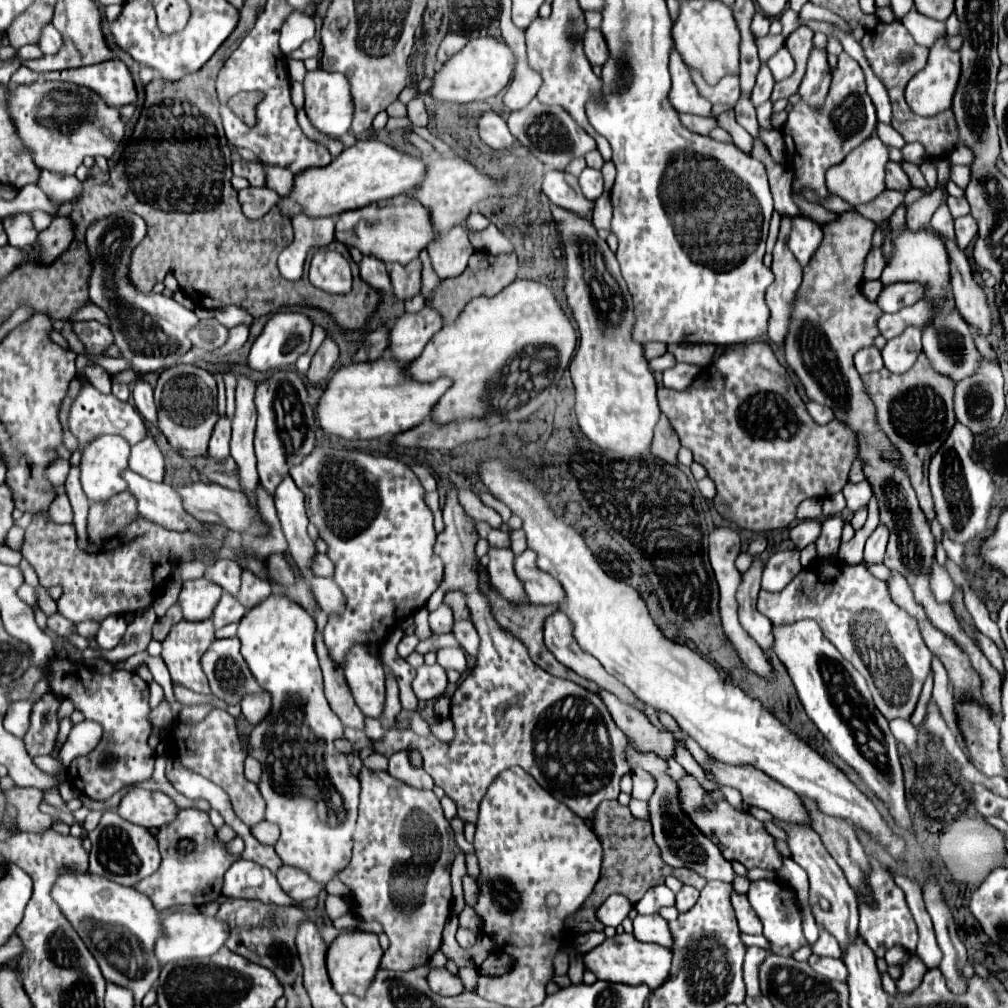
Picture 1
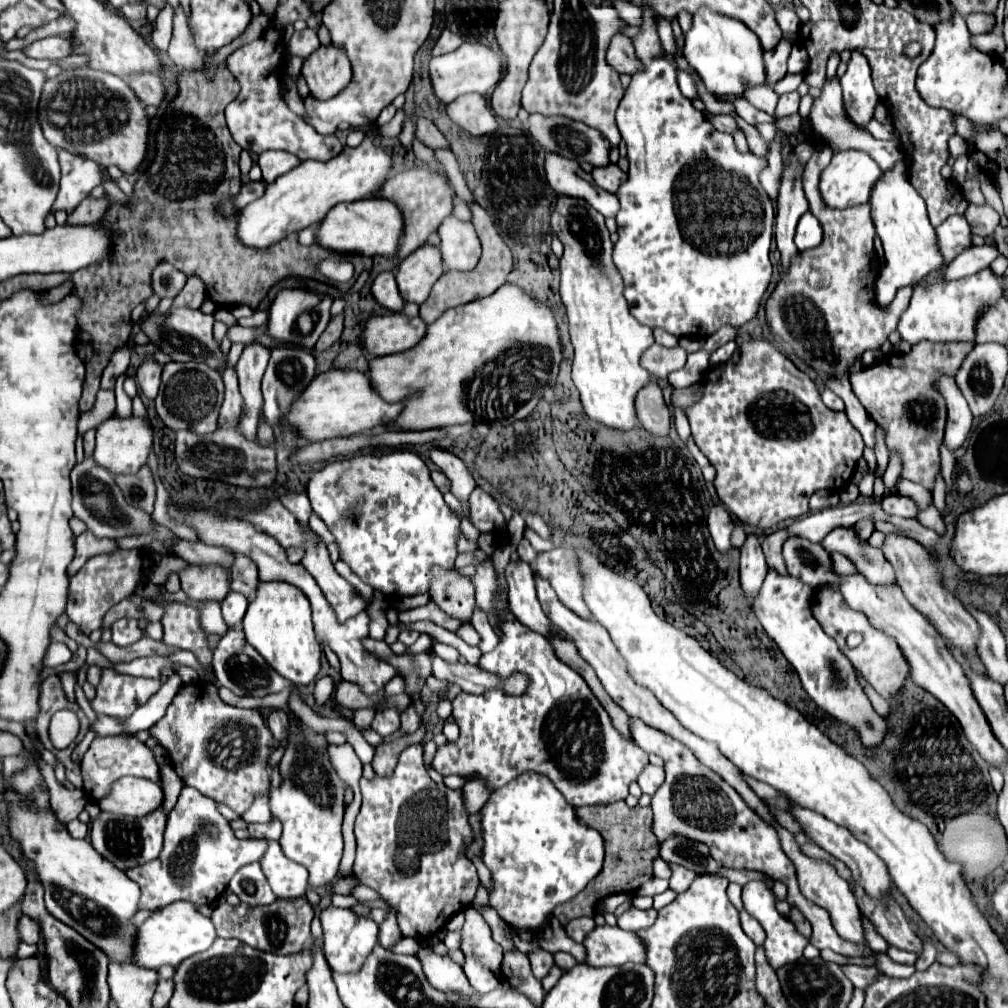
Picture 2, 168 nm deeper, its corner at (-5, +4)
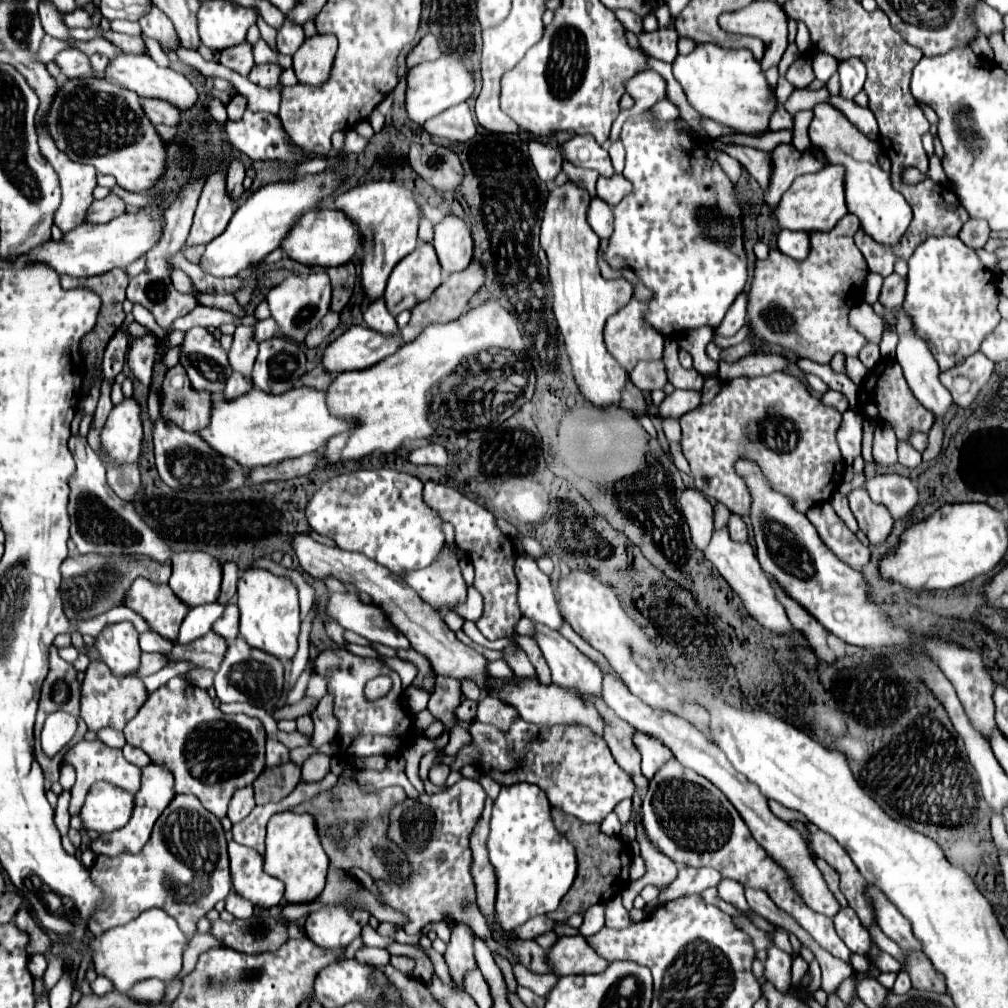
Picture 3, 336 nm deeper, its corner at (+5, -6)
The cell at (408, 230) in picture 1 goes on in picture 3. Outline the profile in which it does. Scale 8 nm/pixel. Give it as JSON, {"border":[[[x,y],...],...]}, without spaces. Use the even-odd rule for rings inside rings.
{"border":[[[309,210],[301,216],[301,222],[289,230],[285,236],[285,242],[281,244],[281,250],[285,252],[287,258],[305,264],[305,266],[341,266],[345,262],[351,262],[355,252],[361,250],[363,238],[357,230],[357,226],[345,218],[343,212],[339,210]]]}

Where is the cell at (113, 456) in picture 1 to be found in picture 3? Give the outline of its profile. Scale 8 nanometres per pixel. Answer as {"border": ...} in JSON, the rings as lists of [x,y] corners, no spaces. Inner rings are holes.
{"border":[[[125,398],[121,404],[113,406],[107,424],[101,432],[101,442],[109,464],[129,464],[139,460],[143,440],[141,408],[135,398]]]}

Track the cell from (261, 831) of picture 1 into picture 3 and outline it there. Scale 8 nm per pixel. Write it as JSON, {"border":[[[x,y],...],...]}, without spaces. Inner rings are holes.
{"border":[[[245,786],[241,790],[237,790],[229,802],[229,820],[233,824],[241,822],[251,810],[255,808],[255,800],[253,800],[253,786]]]}

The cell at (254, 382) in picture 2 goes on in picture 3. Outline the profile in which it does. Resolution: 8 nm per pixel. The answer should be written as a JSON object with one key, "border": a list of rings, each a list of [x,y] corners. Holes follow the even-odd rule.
{"border":[[[237,326],[233,334],[233,344],[229,348],[231,368],[249,378],[255,358],[257,358],[257,342],[253,342],[253,326]]]}

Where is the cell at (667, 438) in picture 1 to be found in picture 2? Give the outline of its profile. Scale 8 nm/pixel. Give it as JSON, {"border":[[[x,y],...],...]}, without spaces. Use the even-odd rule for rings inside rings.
{"border":[[[651,382],[647,388],[643,388],[637,394],[635,406],[637,406],[639,422],[647,432],[651,432],[653,436],[659,436],[659,438],[669,436],[669,430],[673,424],[673,414],[669,412],[669,408],[663,400],[663,394],[661,394],[661,388],[655,382]]]}

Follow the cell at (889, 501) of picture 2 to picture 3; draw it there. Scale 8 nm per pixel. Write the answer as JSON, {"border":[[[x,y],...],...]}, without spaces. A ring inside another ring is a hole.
{"border":[[[881,474],[865,482],[871,498],[889,508],[893,518],[905,516],[917,504],[917,488],[899,474]]]}

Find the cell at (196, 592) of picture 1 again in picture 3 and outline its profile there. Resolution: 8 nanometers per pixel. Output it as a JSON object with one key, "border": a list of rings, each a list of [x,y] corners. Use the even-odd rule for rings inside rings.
{"border":[[[177,552],[169,586],[189,606],[217,602],[221,564],[205,552]]]}

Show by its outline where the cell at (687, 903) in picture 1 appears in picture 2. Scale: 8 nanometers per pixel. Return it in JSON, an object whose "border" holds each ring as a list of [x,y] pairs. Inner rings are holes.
{"border":[[[671,864],[671,870],[673,870],[673,876],[669,880],[671,890],[675,890],[677,894],[679,892],[687,892],[687,888],[693,884],[697,874],[691,872],[689,868],[683,868],[683,866],[677,866],[677,864]]]}

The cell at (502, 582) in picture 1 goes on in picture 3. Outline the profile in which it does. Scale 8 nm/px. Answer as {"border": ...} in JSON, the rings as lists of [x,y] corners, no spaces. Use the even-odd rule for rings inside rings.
{"border":[[[535,626],[533,636],[551,668],[553,682],[579,694],[601,698],[603,670],[579,652],[567,638],[547,626]]]}

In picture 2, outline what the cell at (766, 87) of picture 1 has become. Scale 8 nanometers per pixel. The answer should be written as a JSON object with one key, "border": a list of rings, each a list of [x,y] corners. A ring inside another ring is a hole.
{"border":[[[781,40],[771,52],[763,54],[763,64],[765,64],[765,82],[775,84],[787,74],[787,58],[791,52],[791,42]]]}

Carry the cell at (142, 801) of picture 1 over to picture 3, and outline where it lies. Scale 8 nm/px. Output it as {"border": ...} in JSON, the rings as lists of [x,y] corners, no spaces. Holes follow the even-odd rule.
{"border":[[[97,782],[91,786],[85,804],[79,812],[85,830],[99,834],[123,828],[133,812],[133,794],[127,794],[109,782]]]}

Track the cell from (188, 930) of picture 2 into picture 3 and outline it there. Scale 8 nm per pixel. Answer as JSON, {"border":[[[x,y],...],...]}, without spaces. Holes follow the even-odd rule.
{"border":[[[151,908],[141,912],[135,920],[91,938],[87,946],[93,954],[93,970],[99,976],[109,978],[119,992],[129,992],[133,984],[147,978],[159,978],[163,982],[173,980],[181,972],[181,956],[187,946],[187,938],[169,914],[159,908]]]}

